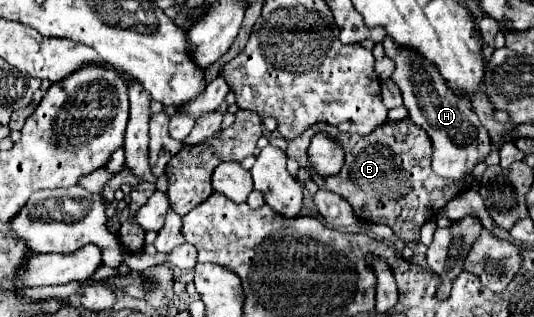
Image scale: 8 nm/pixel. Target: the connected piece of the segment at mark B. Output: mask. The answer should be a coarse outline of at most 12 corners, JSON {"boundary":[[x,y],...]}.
{"boundary":[[411,120],[329,134],[345,162],[317,186],[403,242],[471,188],[435,176]]}

